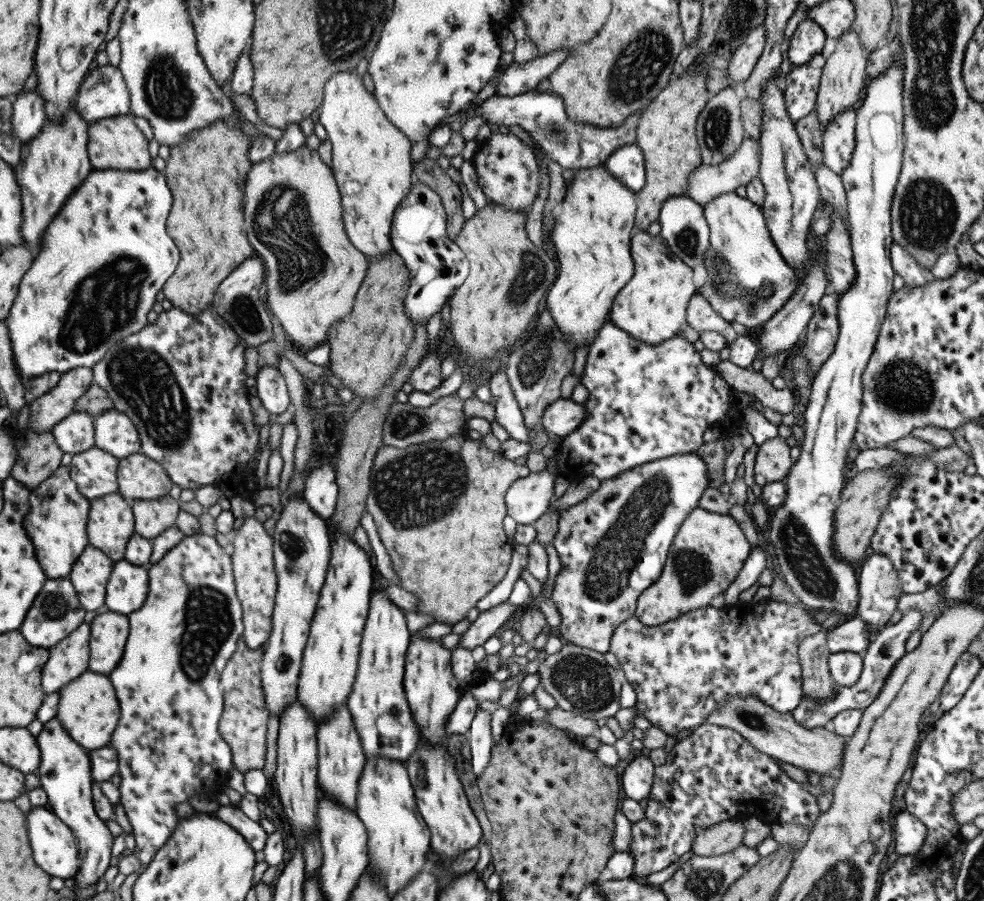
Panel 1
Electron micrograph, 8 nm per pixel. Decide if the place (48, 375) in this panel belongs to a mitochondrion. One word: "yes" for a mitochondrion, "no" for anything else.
no

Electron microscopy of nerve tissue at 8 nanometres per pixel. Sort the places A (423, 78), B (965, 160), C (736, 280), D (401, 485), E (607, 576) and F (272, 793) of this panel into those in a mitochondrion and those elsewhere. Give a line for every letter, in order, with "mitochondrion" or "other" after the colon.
A: other
B: other
C: mitochondrion
D: mitochondrion
E: mitochondrion
F: other

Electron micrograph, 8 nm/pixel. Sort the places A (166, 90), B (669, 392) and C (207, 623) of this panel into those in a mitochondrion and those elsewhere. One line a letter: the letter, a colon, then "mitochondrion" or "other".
A: mitochondrion
B: mitochondrion
C: mitochondrion

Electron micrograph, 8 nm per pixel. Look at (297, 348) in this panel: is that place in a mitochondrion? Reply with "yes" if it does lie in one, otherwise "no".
no

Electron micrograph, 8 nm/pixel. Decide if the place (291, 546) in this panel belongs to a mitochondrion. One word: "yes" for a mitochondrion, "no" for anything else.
yes

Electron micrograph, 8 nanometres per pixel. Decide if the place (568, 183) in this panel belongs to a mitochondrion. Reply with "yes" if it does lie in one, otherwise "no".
no

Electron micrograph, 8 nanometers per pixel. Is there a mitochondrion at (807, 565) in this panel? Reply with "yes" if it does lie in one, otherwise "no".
yes

